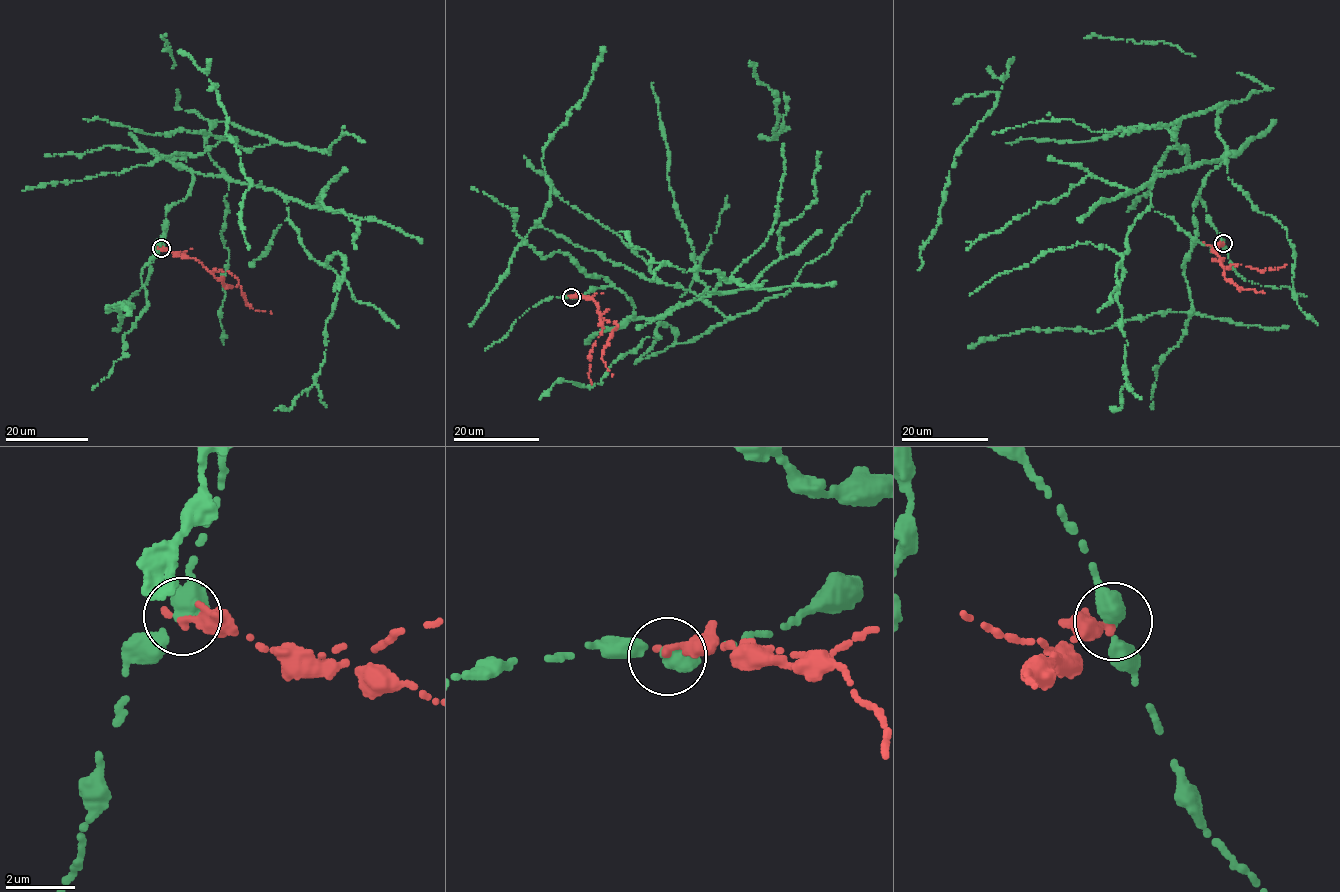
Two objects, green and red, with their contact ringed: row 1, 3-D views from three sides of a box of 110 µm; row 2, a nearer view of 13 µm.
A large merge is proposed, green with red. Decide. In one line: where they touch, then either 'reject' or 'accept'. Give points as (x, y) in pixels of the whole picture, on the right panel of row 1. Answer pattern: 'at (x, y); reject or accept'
at (1223, 243); reject

